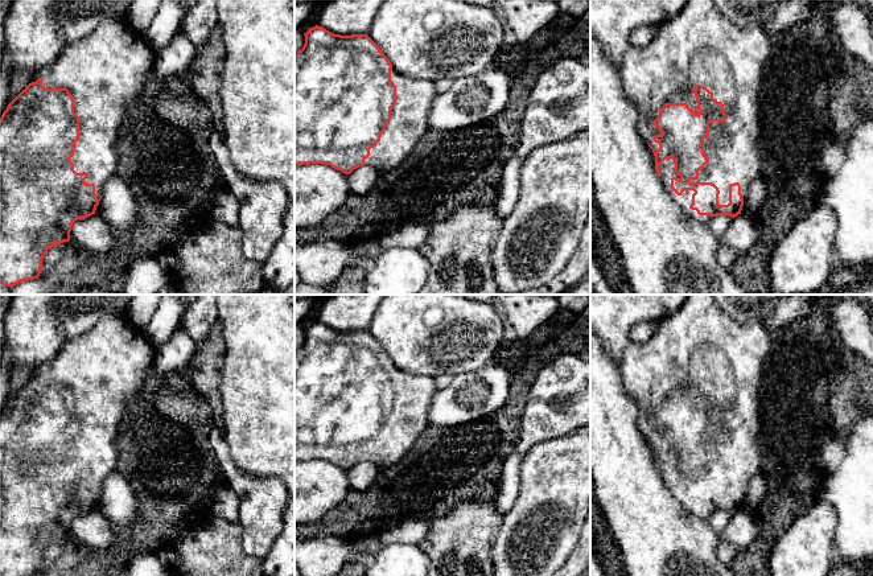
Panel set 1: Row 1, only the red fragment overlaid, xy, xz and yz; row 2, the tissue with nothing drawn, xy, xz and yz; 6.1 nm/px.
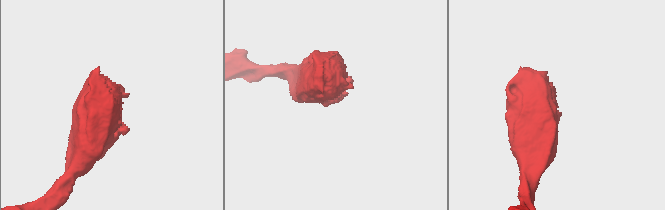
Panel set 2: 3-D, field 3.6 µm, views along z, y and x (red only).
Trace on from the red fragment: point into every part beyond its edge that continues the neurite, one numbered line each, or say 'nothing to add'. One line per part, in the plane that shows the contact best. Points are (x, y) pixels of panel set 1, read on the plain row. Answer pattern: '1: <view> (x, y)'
1: yz (699, 341)

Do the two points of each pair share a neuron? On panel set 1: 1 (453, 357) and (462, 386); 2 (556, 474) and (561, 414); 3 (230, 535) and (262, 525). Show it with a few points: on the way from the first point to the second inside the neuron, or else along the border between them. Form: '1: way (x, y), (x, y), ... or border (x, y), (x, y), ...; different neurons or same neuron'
1: border (488, 363), (480, 369), (457, 373), (453, 377); different neurons
2: border (576, 430), (567, 435), (535, 443), (530, 448); different neurons
3: border (238, 522), (242, 529), (242, 548), (258, 558); different neurons

